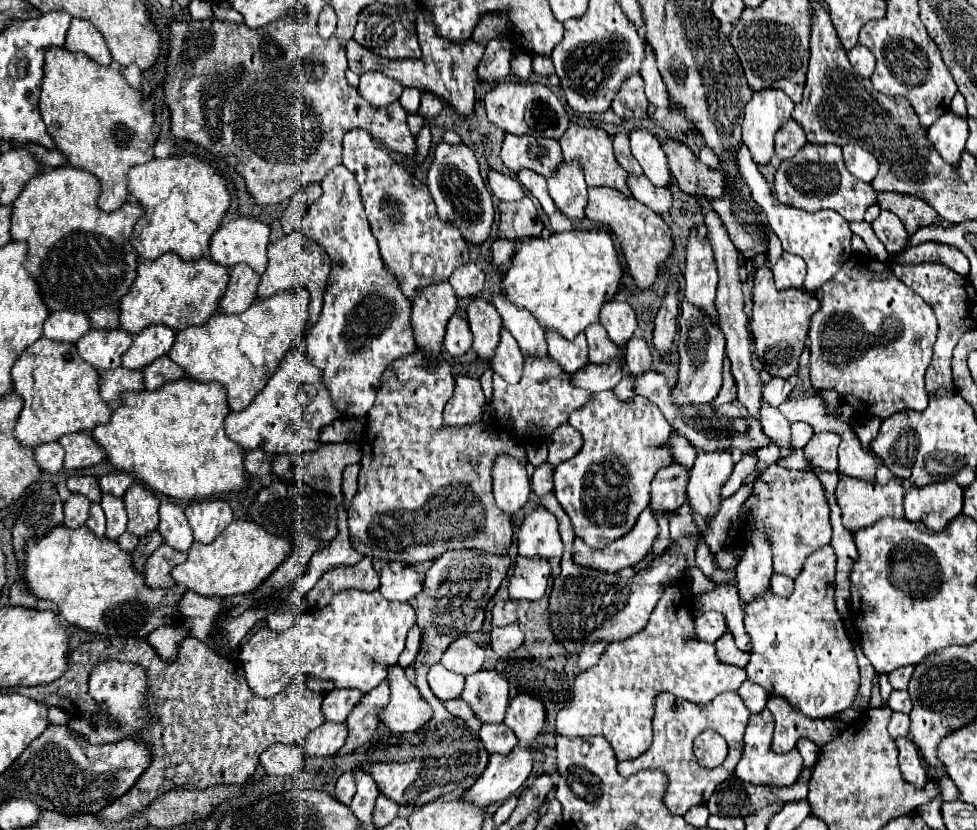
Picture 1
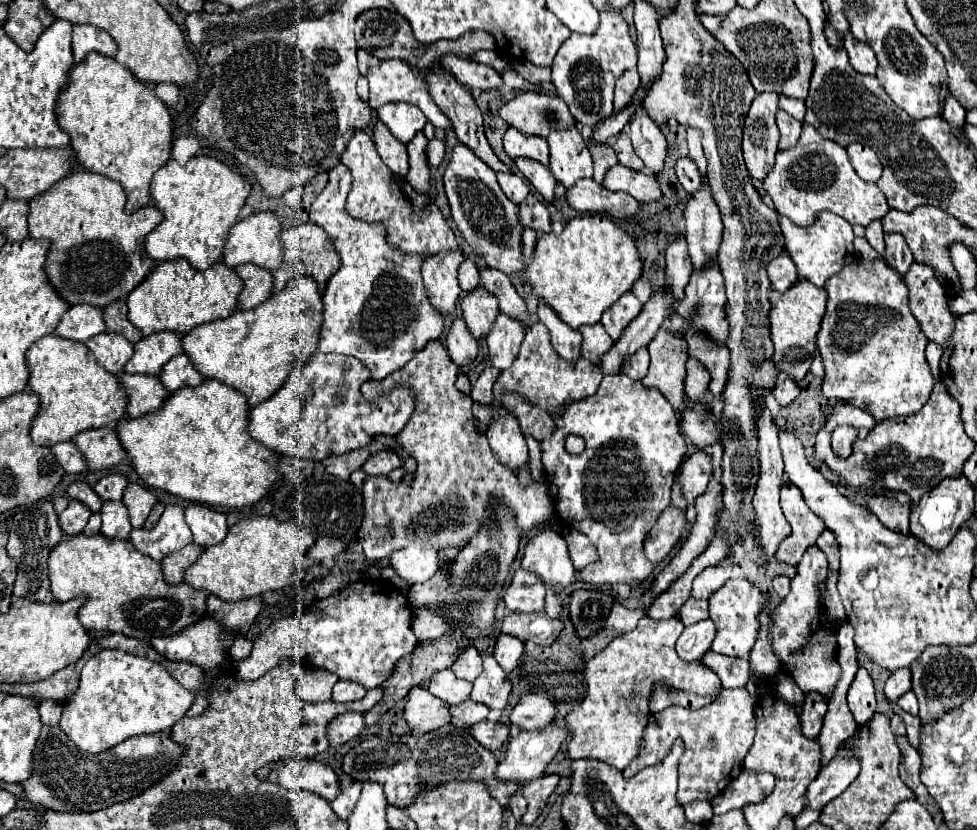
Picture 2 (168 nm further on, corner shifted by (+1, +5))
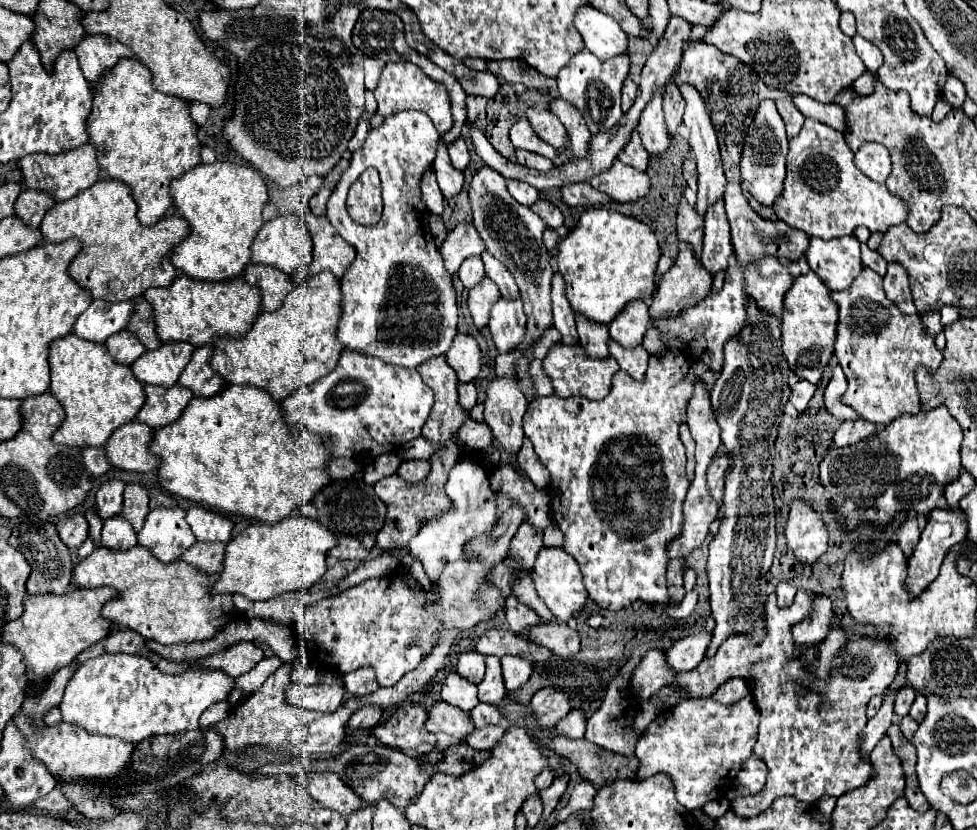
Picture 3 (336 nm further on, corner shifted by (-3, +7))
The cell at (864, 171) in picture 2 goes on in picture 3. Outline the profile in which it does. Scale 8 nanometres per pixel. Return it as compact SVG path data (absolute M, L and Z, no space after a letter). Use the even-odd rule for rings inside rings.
M863 143L855 153L855 165L877 183L885 183L891 175L891 155L879 143Z

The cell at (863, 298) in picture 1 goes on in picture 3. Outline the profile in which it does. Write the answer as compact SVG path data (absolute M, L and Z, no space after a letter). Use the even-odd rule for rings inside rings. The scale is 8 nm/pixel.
M867 267L849 289L833 291L831 299L839 305L835 355L849 381L841 401L879 429L885 429L899 415L917 415L921 405L915 385L915 369L917 365L925 365L935 371L943 357L935 345L935 337L923 333L919 315L903 317L895 303L885 297L883 277Z

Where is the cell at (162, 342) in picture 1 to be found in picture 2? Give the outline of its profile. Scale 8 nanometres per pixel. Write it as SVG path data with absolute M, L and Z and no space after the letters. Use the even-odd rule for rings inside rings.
M161 331L159 335L143 337L135 343L135 353L127 361L127 373L157 375L161 367L177 353L181 353L181 341L173 331Z

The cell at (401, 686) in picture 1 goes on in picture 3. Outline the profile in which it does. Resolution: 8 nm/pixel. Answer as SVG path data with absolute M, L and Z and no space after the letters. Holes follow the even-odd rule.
M445 701L435 703L429 711L429 721L427 721L427 731L431 733L447 733L457 739L465 739L471 731L475 729L471 717L463 713L461 709L455 709L453 705L447 705Z

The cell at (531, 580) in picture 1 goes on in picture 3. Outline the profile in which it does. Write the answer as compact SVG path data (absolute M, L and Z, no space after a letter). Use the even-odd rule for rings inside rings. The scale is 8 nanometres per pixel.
M507 597L507 623L509 623L509 631L523 637L527 633L529 627L535 627L541 623L541 619L537 617L537 613L529 607L525 607L523 603L519 603L515 597Z

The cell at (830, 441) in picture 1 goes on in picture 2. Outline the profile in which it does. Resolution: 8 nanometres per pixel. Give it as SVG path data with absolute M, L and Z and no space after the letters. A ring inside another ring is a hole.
M837 427L833 431L833 439L831 439L831 447L833 453L837 457L849 457L853 453L853 443L857 439L857 431L853 427Z

